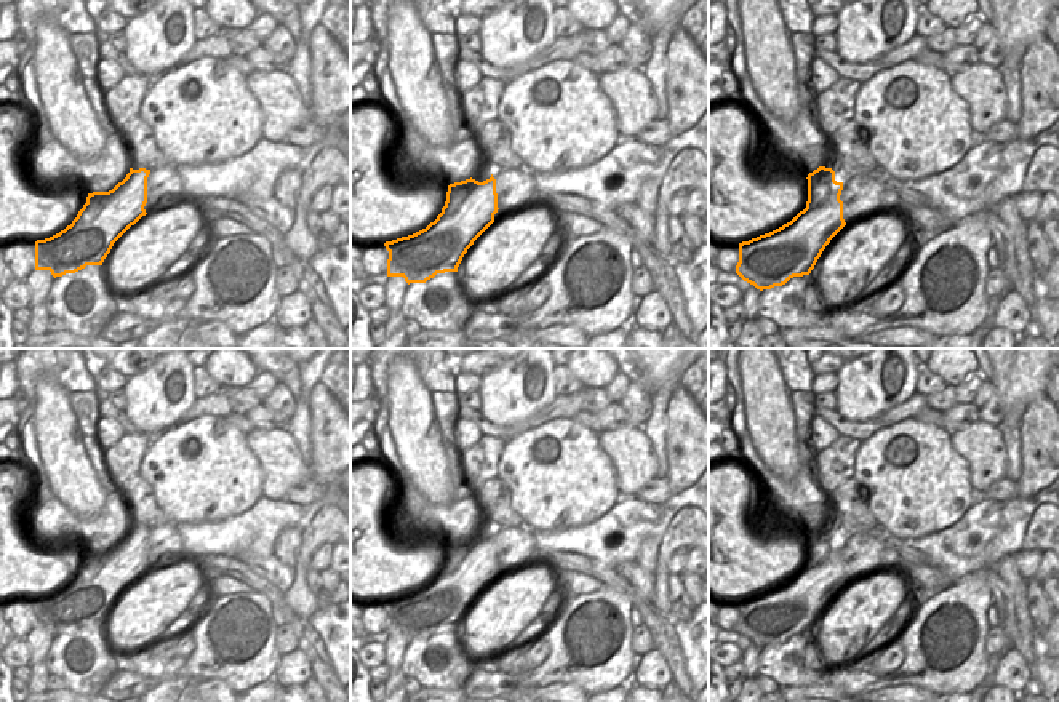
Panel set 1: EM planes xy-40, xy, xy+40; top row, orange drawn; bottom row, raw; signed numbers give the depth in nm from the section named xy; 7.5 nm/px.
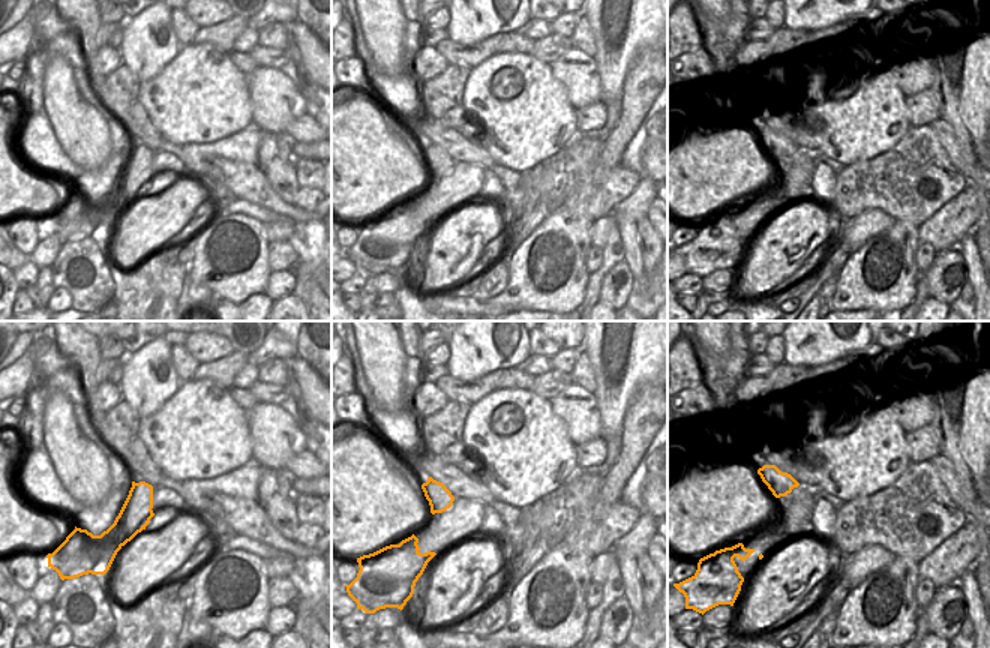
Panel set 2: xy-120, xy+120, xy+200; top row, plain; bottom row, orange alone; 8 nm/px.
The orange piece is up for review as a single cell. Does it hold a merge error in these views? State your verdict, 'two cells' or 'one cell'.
two cells

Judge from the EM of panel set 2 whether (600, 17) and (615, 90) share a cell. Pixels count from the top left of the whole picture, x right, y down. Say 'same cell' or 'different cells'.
same cell

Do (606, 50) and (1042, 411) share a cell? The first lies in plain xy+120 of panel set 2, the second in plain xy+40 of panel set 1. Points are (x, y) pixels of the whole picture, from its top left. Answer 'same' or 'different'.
different

